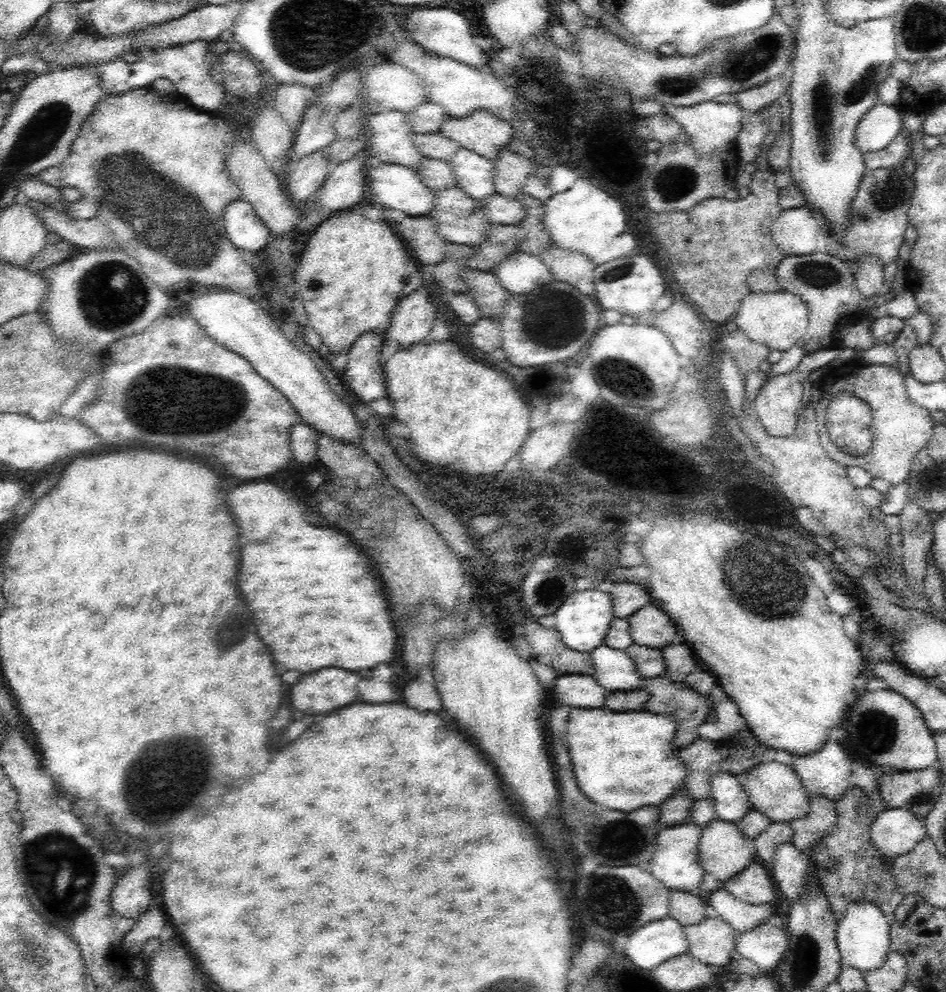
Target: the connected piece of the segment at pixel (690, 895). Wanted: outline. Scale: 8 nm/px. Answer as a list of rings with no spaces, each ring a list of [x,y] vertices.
[[[674,890],[670,894],[670,908],[668,916],[676,918],[684,926],[700,924],[706,918],[706,904],[696,892]]]

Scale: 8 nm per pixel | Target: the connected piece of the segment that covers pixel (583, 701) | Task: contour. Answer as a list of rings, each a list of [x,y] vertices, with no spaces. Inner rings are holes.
[[[562,674],[556,678],[554,688],[550,690],[550,696],[558,702],[558,706],[568,704],[576,708],[604,708],[610,694],[612,692],[600,688],[594,676],[584,674]]]

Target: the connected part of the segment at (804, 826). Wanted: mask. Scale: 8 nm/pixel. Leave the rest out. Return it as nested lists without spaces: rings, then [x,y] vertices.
[[[824,796],[812,798],[808,816],[790,822],[790,826],[794,830],[794,838],[792,838],[794,848],[798,848],[800,852],[812,850],[836,824],[836,818],[838,818],[836,802],[832,802]]]

